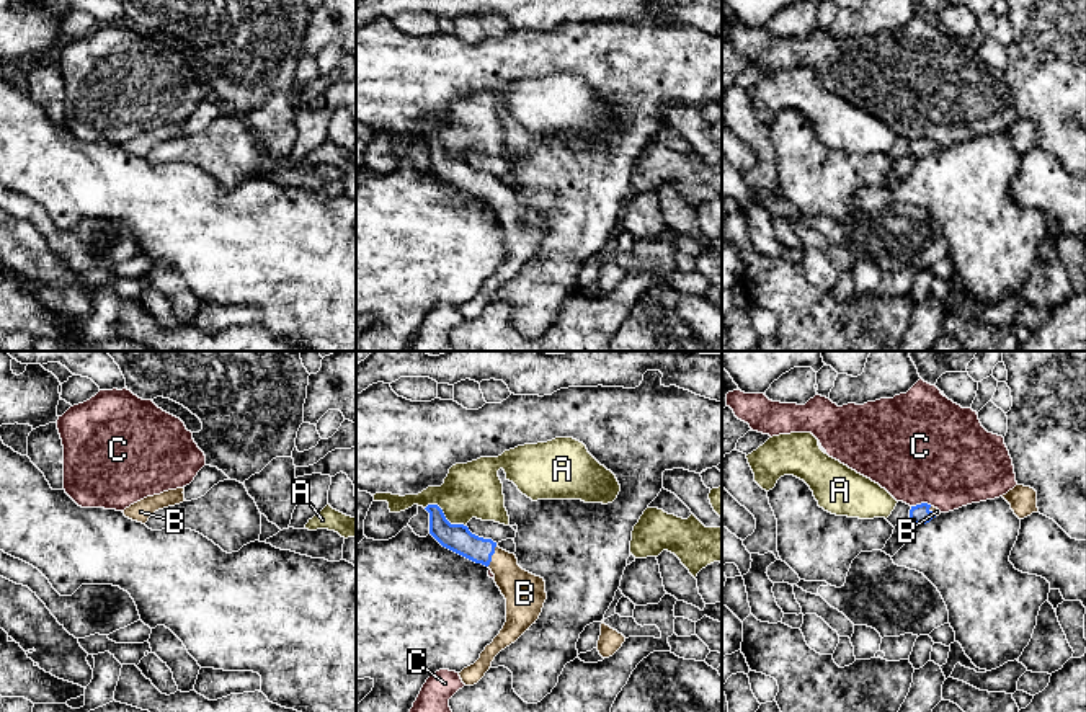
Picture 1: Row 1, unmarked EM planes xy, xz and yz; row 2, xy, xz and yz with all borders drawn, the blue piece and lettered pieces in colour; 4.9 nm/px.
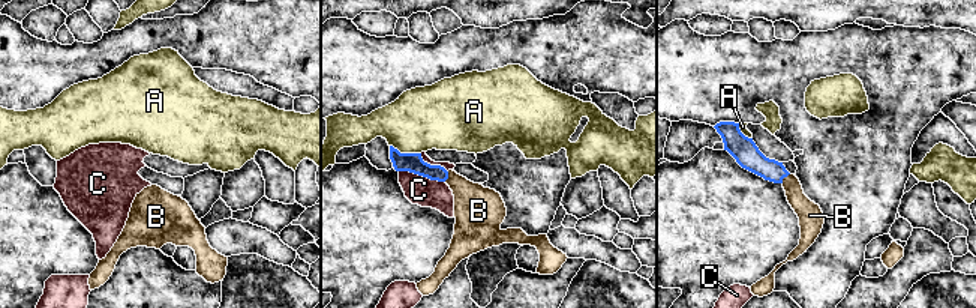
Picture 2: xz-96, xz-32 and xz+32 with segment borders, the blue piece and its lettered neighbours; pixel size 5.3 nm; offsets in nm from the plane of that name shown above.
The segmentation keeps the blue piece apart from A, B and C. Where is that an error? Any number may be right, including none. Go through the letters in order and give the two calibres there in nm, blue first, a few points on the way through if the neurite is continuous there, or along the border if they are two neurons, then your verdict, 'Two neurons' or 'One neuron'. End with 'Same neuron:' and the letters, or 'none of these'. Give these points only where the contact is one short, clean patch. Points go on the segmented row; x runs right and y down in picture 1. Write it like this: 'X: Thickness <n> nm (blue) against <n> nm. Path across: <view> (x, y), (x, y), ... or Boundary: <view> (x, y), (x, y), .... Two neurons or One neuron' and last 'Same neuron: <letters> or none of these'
A: Thickness 140 nm (blue) against 280 nm. Boundary: xz (425, 507), (436, 505), (451, 523), (462, 523), (466, 526). Two neurons
B: Thickness 140 nm (blue) against 200 nm. Path across: xz (458, 538), (476, 549), (492, 554), (525, 593). One neuron
C: Thickness 100 nm (blue) against 500 nm. Boundary: yz (931, 505), (920, 503), (912, 507). Two neurons
Same neuron: B

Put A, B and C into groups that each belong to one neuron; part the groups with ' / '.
A / B / C

